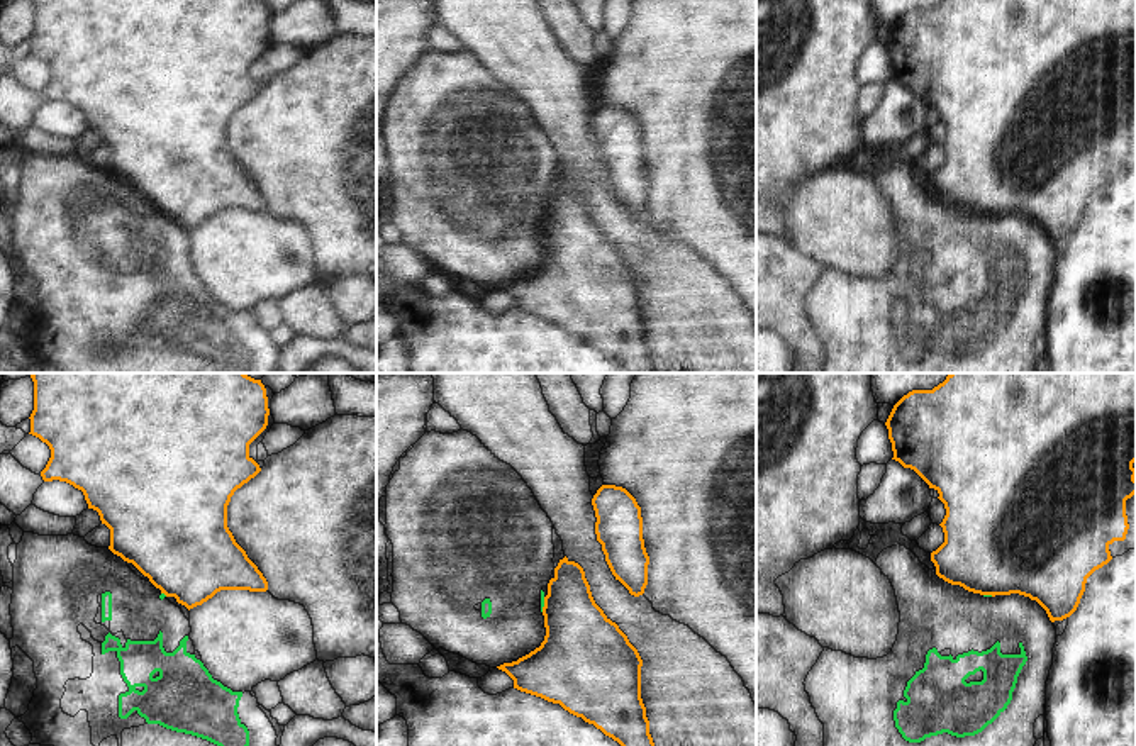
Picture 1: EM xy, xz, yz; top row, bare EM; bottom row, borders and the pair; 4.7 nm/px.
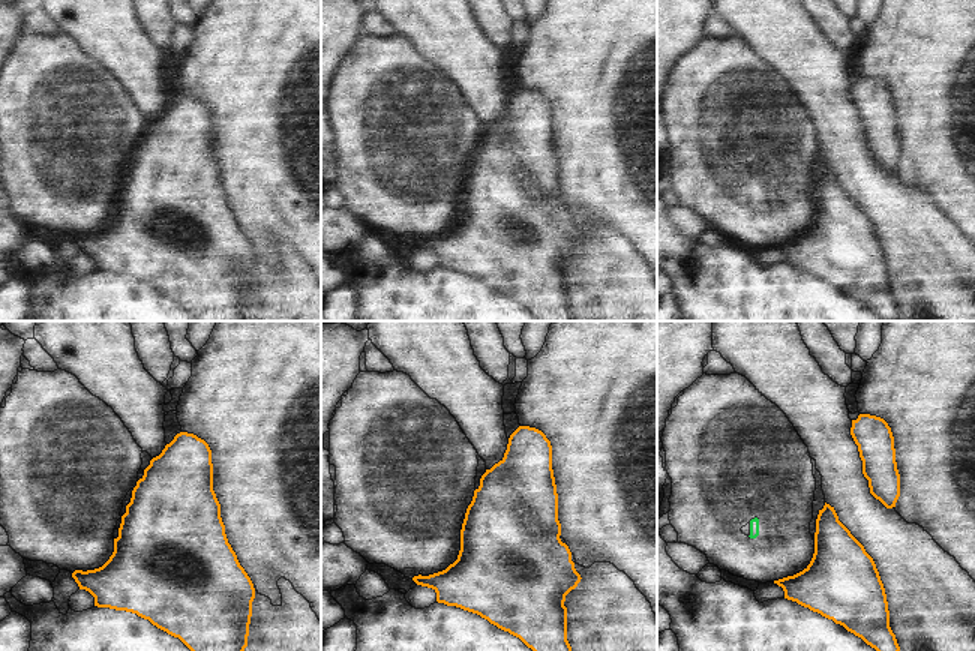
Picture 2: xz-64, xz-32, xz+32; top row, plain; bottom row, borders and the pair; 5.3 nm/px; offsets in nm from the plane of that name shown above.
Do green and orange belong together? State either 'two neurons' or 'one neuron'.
two neurons

